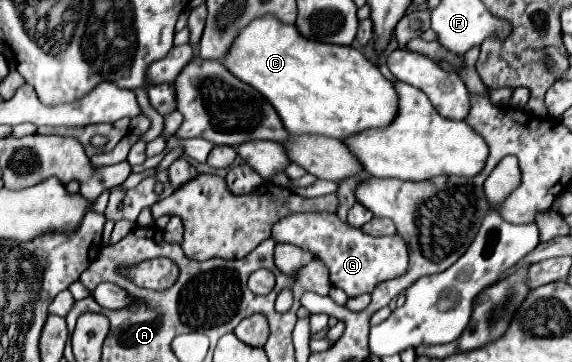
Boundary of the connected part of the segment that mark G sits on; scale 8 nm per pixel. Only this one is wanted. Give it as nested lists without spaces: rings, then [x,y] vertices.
[[[296,212],[276,222],[272,228],[276,242],[294,244],[322,260],[330,272],[332,286],[344,290],[348,298],[370,294],[376,284],[404,276],[408,272],[408,248],[398,234],[370,236],[338,218],[336,212]]]

